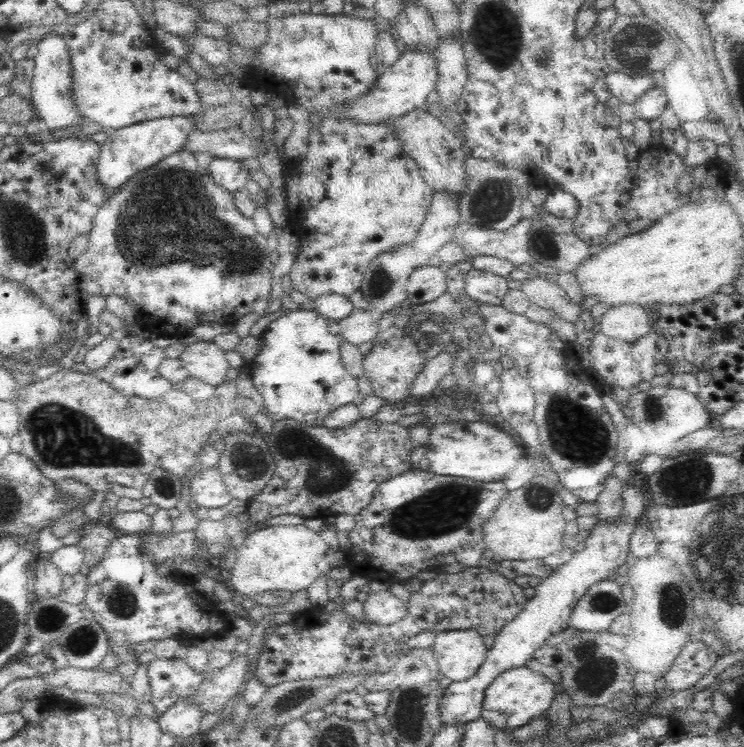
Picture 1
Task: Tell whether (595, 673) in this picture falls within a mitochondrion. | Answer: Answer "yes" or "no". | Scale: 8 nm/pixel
yes

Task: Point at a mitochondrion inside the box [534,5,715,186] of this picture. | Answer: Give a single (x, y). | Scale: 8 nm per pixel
(636, 44)

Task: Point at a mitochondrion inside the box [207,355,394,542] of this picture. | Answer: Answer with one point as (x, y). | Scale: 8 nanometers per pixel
(326, 476)

